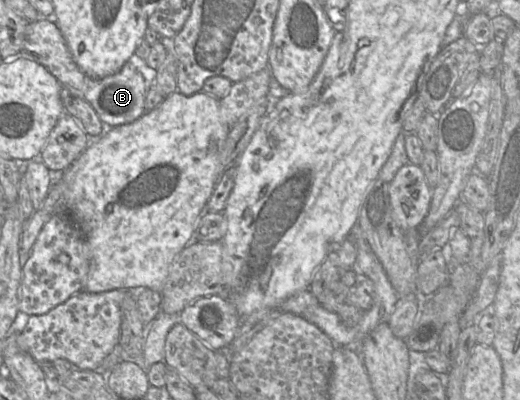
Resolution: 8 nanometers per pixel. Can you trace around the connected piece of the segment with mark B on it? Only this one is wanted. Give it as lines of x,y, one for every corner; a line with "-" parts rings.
53,17
28,23
21,52
25,52
46,67
62,86
89,102
105,127
114,128
134,122
146,113
145,100
148,86
142,73
131,62
127,62
113,75
101,79
89,77
74,62

